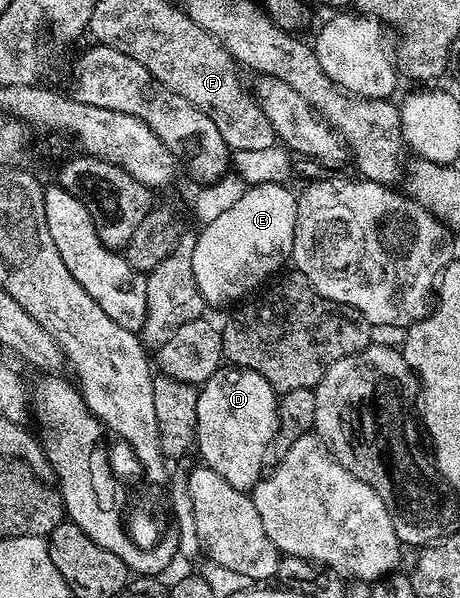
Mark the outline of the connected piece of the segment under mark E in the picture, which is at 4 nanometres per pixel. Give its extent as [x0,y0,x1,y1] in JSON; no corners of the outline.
[192,183,298,306]

